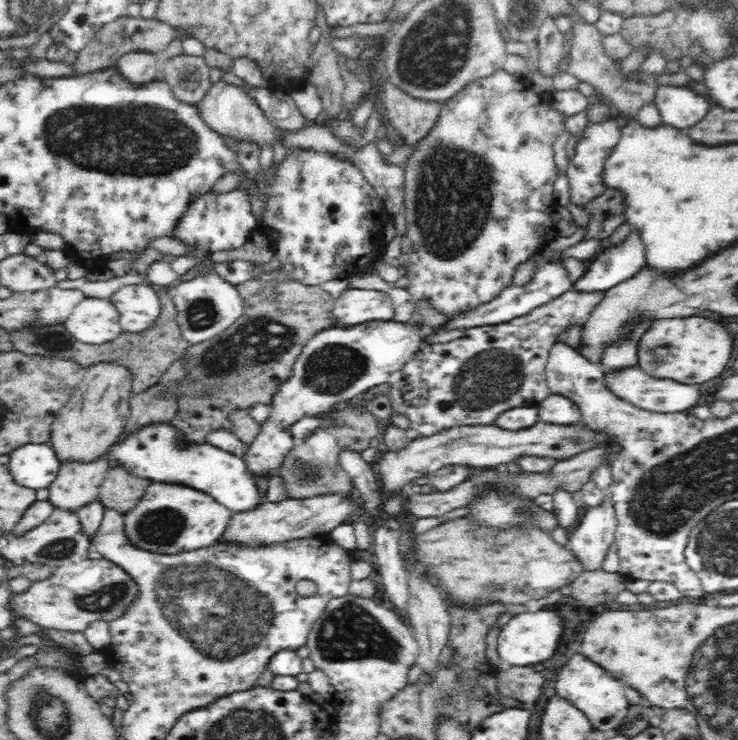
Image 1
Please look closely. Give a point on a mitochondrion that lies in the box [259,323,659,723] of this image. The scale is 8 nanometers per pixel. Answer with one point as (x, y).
(350, 632)

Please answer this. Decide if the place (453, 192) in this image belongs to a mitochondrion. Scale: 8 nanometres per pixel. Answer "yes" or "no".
yes

